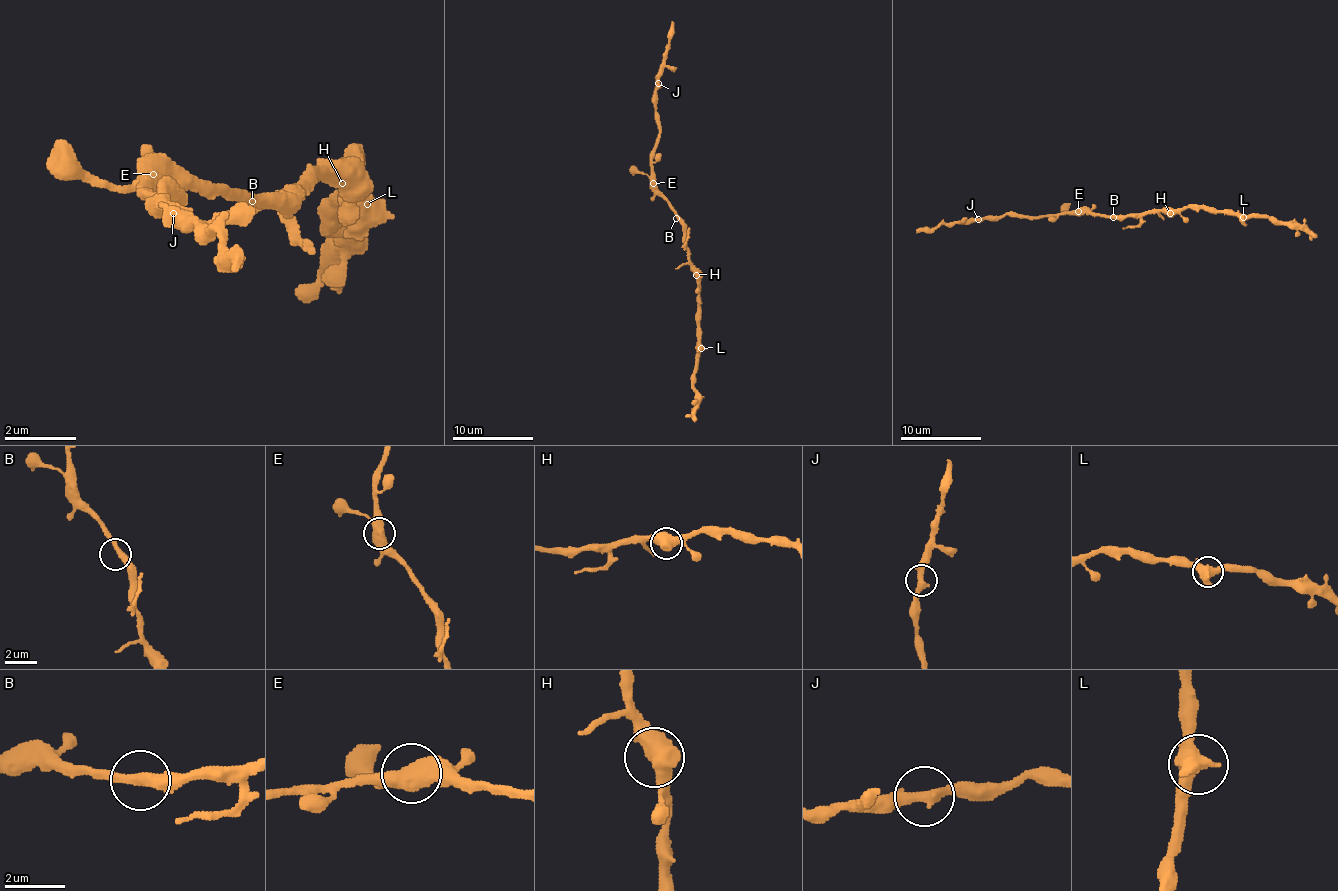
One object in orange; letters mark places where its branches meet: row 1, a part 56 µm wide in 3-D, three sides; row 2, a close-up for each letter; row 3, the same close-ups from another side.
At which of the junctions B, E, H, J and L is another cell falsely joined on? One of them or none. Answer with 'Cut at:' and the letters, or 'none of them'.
Cut at: none of them

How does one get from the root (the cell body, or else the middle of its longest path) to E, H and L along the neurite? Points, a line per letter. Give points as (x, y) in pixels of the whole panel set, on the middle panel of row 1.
E: (680, 218), (653, 183)
H: (680, 218), (688, 263), (696, 275)
L: (680, 218), (688, 263), (698, 283), (698, 344), (702, 348)

